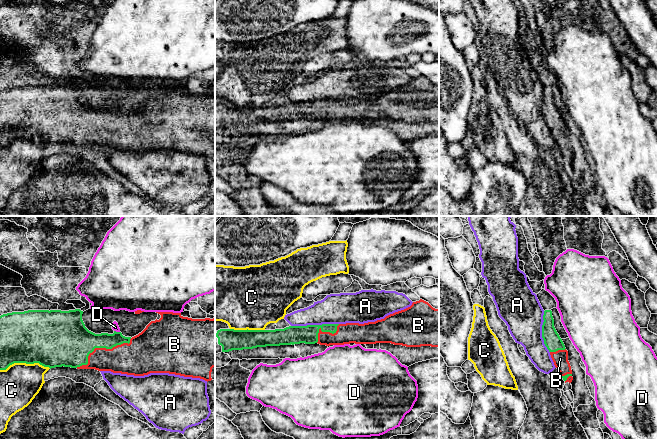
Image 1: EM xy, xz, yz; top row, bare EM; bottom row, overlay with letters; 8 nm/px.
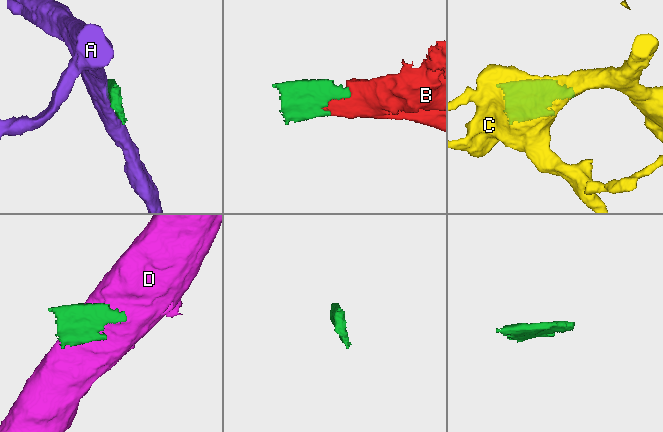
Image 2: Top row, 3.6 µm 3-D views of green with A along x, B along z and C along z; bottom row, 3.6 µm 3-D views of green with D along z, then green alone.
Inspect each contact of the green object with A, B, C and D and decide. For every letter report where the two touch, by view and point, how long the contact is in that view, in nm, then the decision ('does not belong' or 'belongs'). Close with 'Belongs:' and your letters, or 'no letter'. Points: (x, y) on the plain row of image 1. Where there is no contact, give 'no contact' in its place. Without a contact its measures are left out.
A: xz (314, 101) | 380 nm | does not belong
B: xy (101, 123) | 500 nm | belongs
C: xy (25, 138) | 400 nm | does not belong
D: xy (117, 108) | 50 nm | does not belong
Belongs: B

